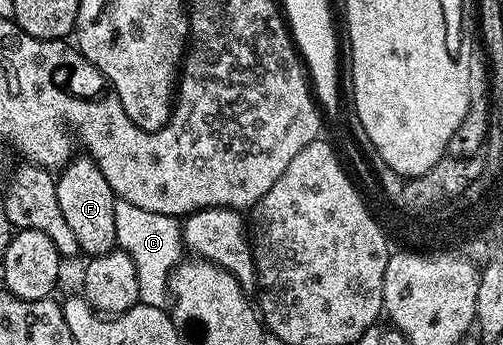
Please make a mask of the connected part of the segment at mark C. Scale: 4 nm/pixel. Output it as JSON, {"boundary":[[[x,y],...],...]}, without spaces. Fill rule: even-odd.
{"boundary":[[[118,199],[115,203],[115,235],[117,248],[131,255],[135,263],[135,275],[139,275],[140,304],[165,309],[171,301],[169,277],[183,260],[182,222],[155,211],[143,211],[143,207],[135,207],[135,203]]]}

